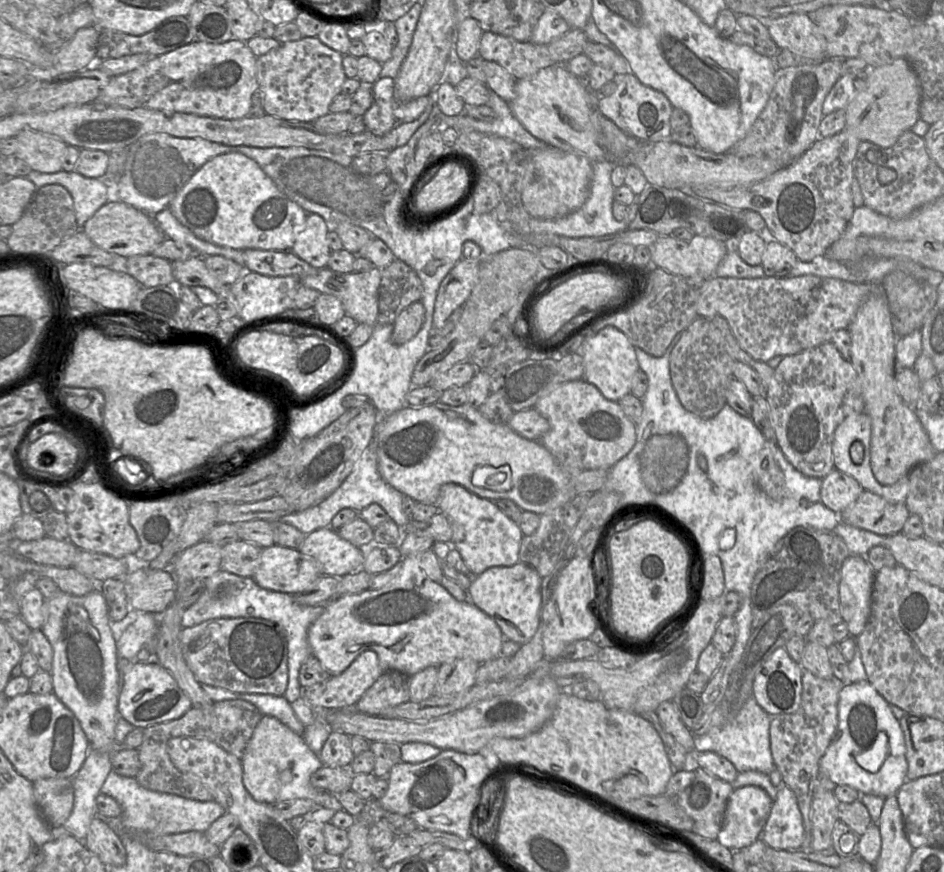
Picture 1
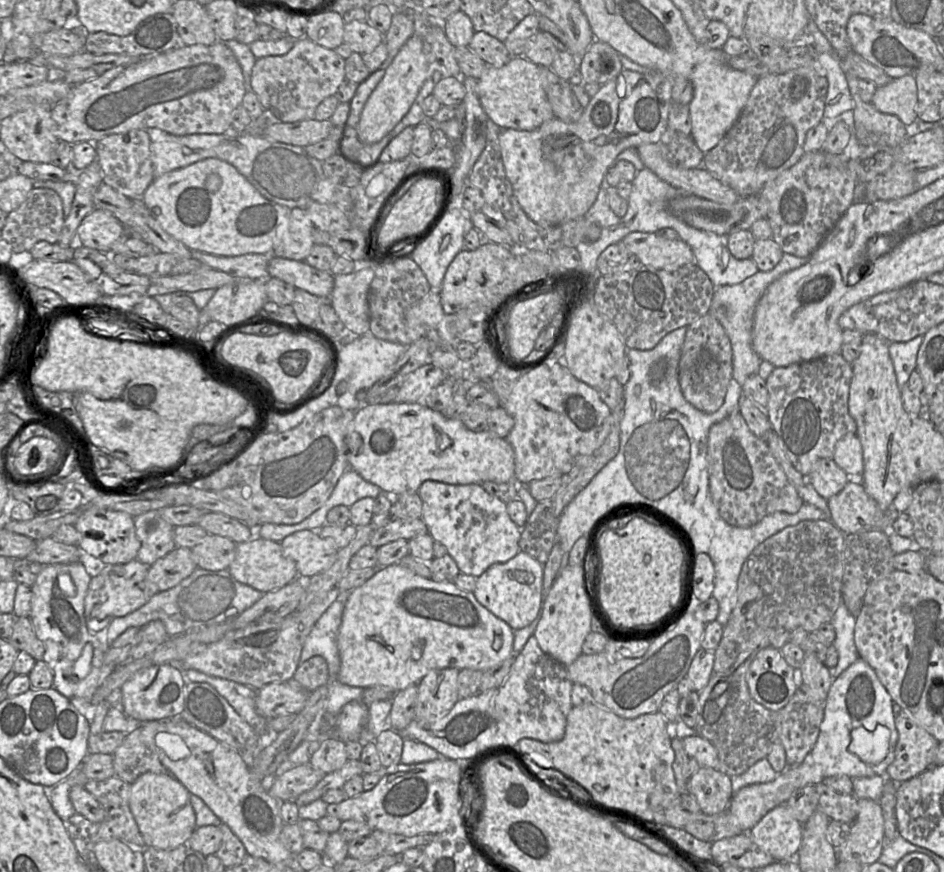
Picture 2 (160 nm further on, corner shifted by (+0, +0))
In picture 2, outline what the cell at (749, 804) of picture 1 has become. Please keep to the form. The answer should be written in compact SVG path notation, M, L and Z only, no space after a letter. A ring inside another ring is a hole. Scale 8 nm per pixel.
M858 658L832 682L824 703L818 739L804 761L797 767L786 768L771 782L741 788L722 812L736 817L742 832L748 833L770 810L785 804L793 793L807 785L821 783L836 775L886 777L898 741L891 704L892 699L873 668Z

